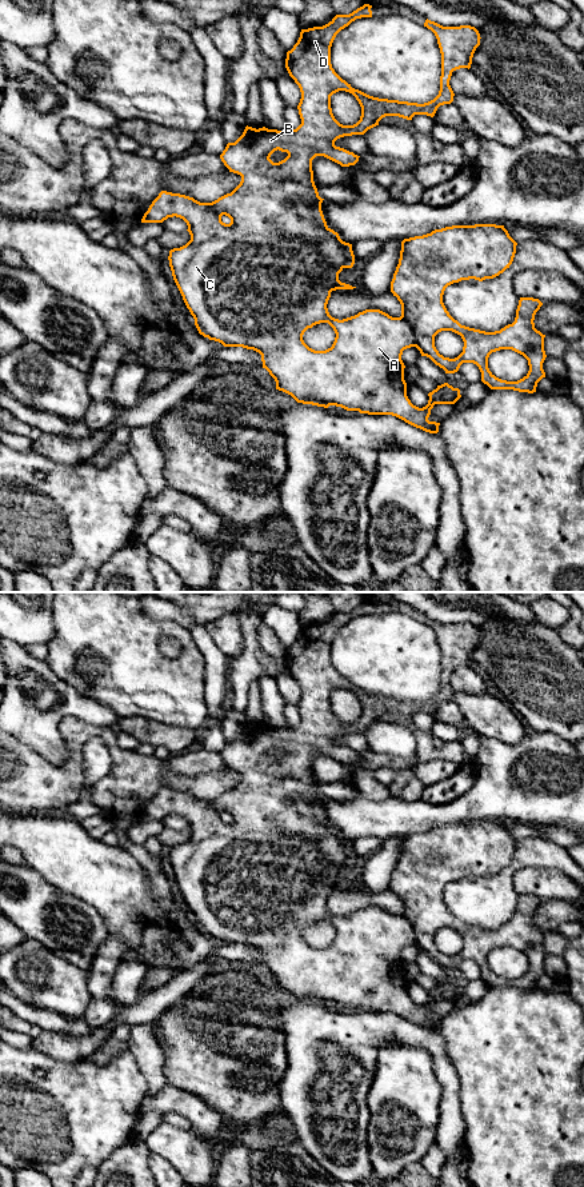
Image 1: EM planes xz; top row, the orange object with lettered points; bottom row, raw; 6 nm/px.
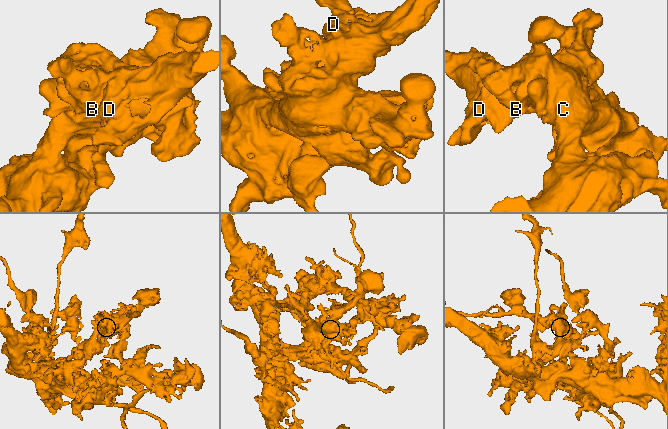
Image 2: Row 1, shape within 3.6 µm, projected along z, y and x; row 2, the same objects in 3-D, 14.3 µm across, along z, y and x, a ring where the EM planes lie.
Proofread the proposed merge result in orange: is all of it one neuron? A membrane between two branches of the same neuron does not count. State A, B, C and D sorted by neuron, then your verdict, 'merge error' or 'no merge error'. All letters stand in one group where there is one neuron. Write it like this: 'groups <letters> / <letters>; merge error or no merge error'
groups A B C D; no merge error

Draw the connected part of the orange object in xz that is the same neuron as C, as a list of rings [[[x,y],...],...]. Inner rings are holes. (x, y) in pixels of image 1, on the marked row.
[[[364,4],[349,15],[336,15],[323,27],[301,29],[285,59],[285,68],[301,92],[297,105],[301,124],[289,131],[247,125],[235,143],[228,143],[220,159],[229,172],[241,176],[240,184],[231,193],[212,203],[200,203],[185,195],[161,191],[141,223],[163,223],[173,216],[187,223],[191,240],[171,249],[168,260],[199,333],[224,347],[259,352],[263,368],[276,381],[276,389],[291,395],[297,403],[324,408],[336,405],[368,415],[392,415],[425,432],[437,433],[440,423],[428,420],[431,409],[435,404],[455,404],[461,397],[460,389],[444,383],[428,393],[425,407],[413,405],[407,396],[403,351],[416,347],[421,356],[429,357],[445,373],[457,372],[463,363],[473,363],[481,372],[481,381],[491,389],[533,393],[537,383],[545,377],[545,335],[533,323],[543,303],[533,297],[520,297],[515,321],[495,332],[461,325],[449,315],[443,303],[448,285],[469,279],[493,279],[509,268],[516,253],[517,243],[504,225],[475,224],[445,227],[401,241],[399,264],[391,281],[391,292],[401,304],[400,317],[380,309],[365,309],[343,320],[329,315],[327,304],[331,292],[356,288],[339,280],[344,268],[353,267],[355,255],[352,244],[343,241],[327,225],[321,211],[324,199],[319,196],[313,181],[312,160],[324,156],[341,167],[355,165],[360,156],[336,147],[337,139],[364,135],[385,116],[407,120],[415,115],[433,117],[440,105],[453,101],[455,93],[449,85],[452,72],[471,68],[481,39],[475,27],[443,27],[427,19],[424,27],[435,33],[441,53],[439,95],[424,104],[373,97],[352,88],[331,64],[331,47],[336,35],[356,19],[372,17],[371,8]],[[339,91],[352,93],[361,107],[360,120],[353,125],[340,124],[332,113],[331,96]],[[277,149],[288,156],[273,163],[269,157]],[[320,323],[328,323],[336,333],[332,347],[325,351],[315,351],[303,340],[304,332]],[[441,331],[461,336],[464,347],[457,357],[444,357],[436,349],[435,336]],[[500,349],[512,349],[528,360],[529,371],[523,379],[507,381],[489,371],[488,357]]]

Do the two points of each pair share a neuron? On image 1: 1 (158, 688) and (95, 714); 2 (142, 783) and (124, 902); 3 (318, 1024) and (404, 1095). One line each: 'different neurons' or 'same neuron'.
1: different neurons
2: different neurons
3: different neurons

